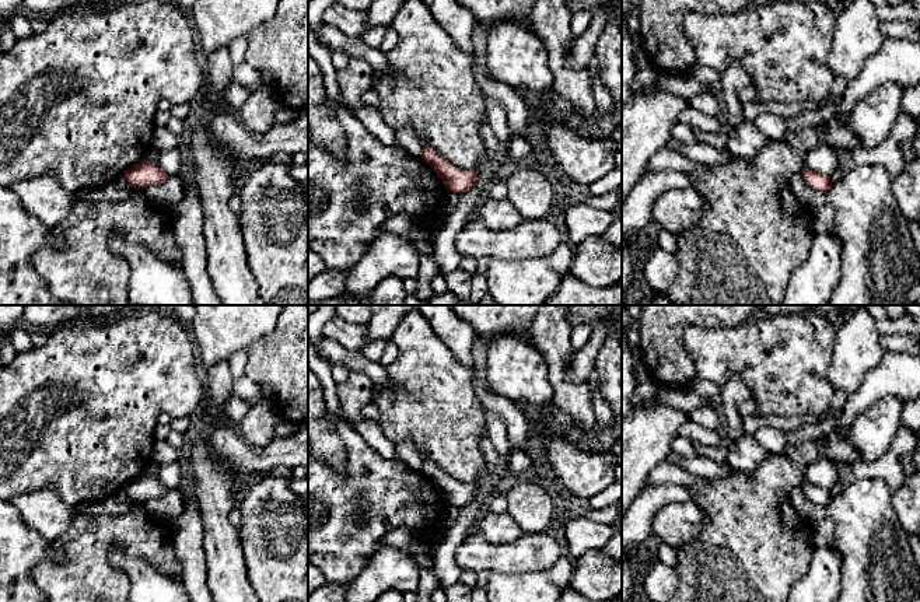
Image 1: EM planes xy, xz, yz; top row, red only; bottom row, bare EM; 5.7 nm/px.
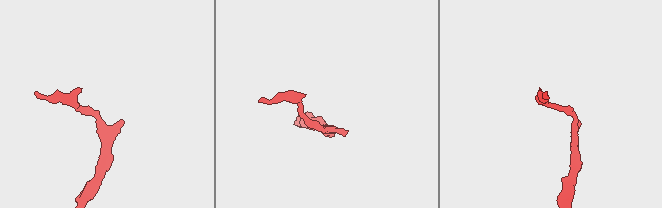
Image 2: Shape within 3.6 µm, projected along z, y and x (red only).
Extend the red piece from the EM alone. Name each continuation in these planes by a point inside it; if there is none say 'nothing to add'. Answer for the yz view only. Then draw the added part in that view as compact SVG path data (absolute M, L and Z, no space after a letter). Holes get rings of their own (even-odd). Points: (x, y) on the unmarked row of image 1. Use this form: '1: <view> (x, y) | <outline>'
nothing to add

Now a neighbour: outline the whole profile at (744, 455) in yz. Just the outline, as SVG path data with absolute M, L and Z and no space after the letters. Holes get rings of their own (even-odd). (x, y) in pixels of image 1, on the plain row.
M744 434L738 441L727 444L727 463L744 473L752 473L763 459L774 454L766 451L753 434Z

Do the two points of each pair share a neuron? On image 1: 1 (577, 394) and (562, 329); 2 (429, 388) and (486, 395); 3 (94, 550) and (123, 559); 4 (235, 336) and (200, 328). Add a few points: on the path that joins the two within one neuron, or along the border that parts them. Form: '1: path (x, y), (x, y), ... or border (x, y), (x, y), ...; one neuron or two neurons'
1: path (560, 382), (559, 346); one neuron
2: border (462, 364), (472, 373), (475, 394), (486, 410); two neurons
3: border (114, 546), (109, 563), (121, 569), (129, 581); two neurons
4: path (227, 328), (209, 328); one neuron

